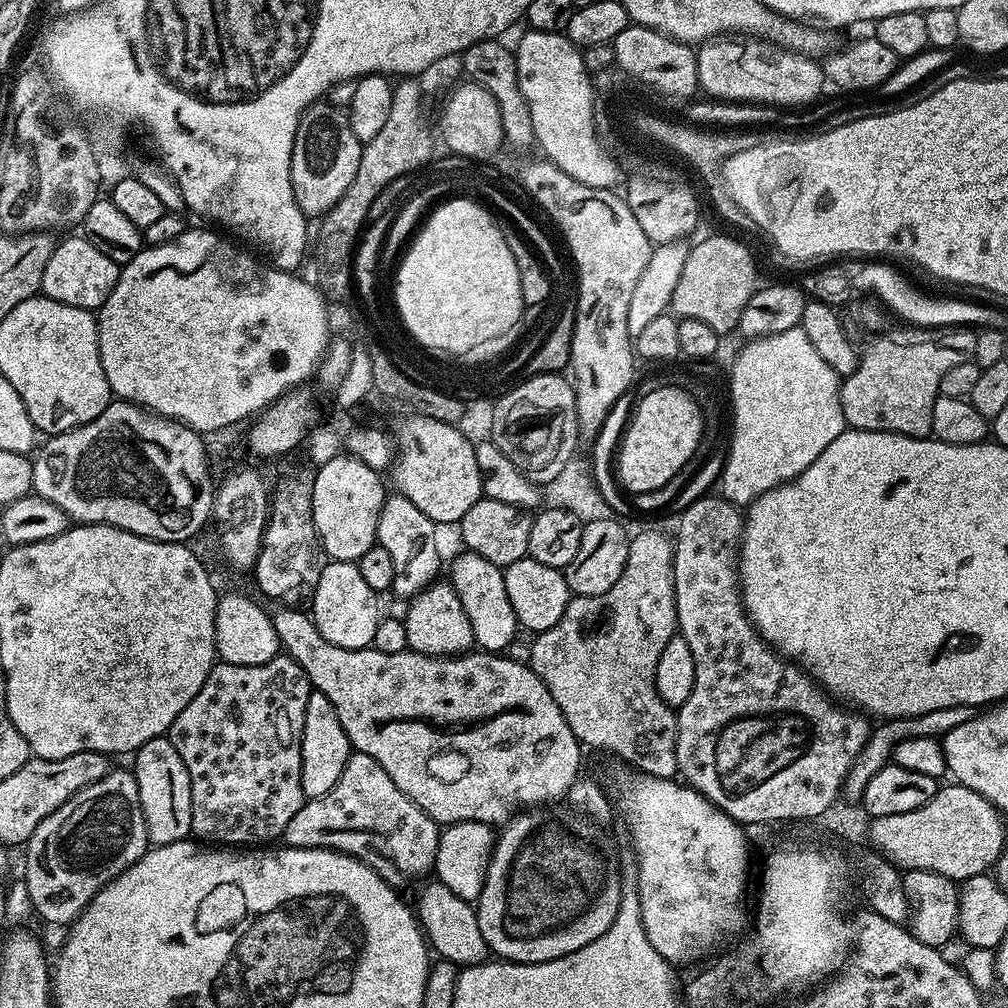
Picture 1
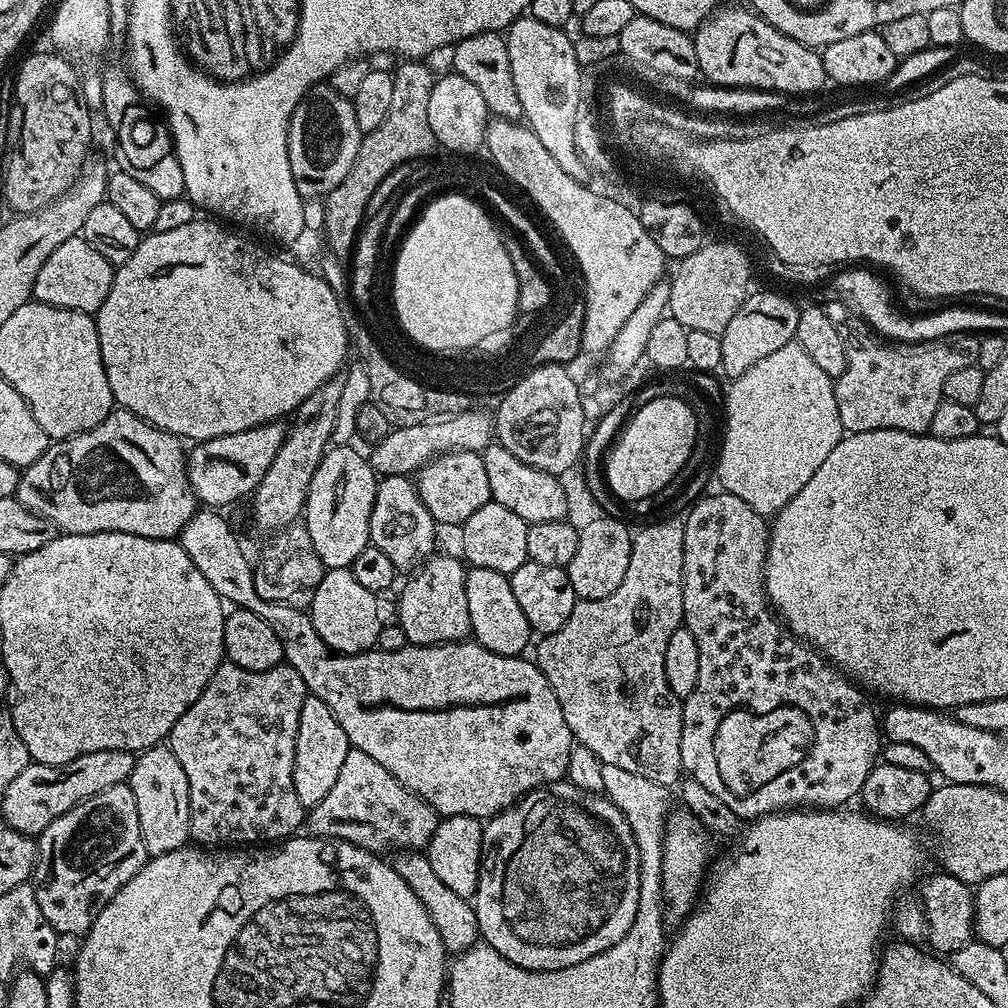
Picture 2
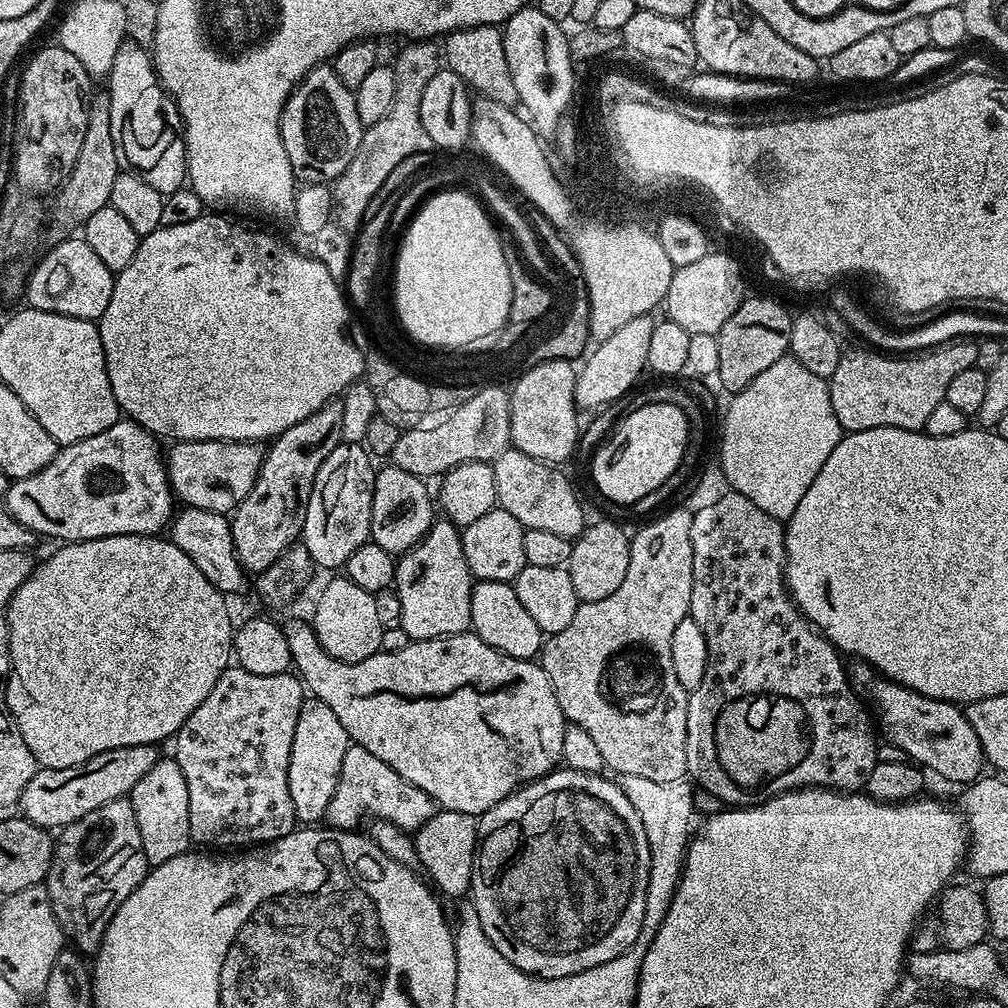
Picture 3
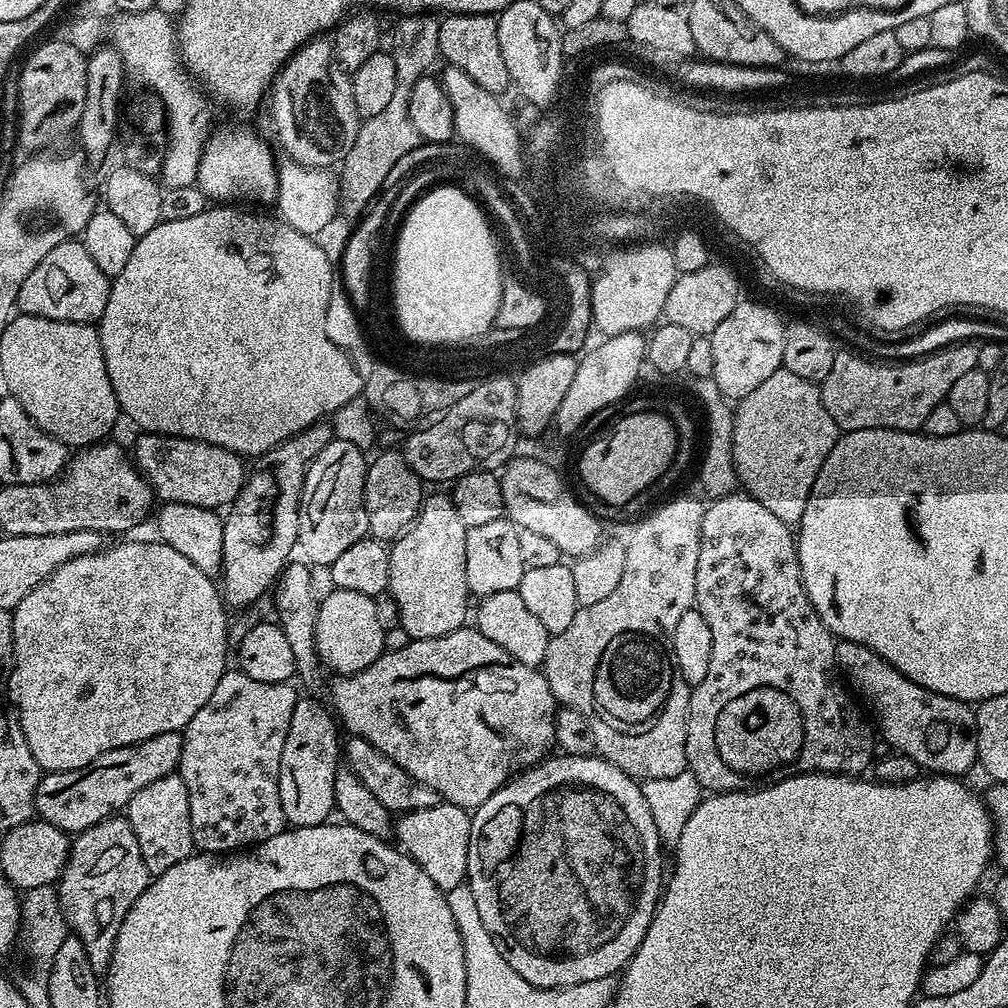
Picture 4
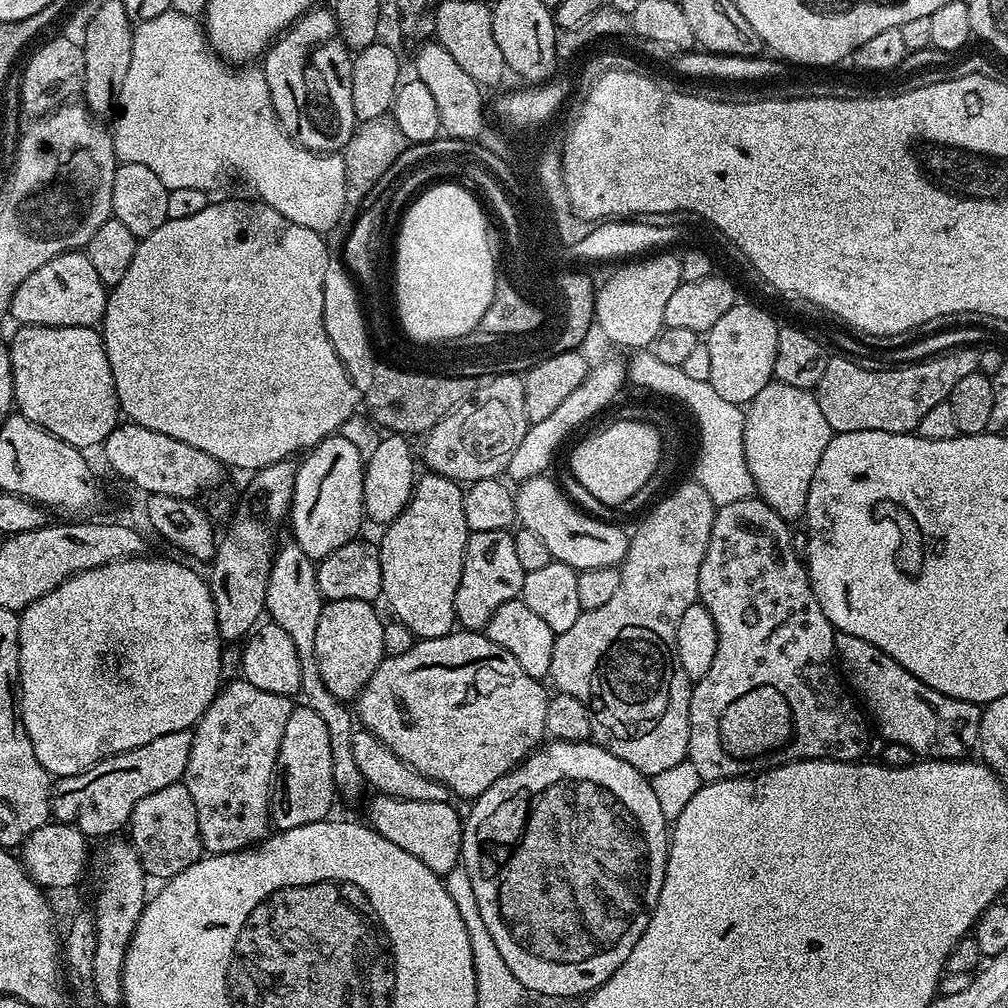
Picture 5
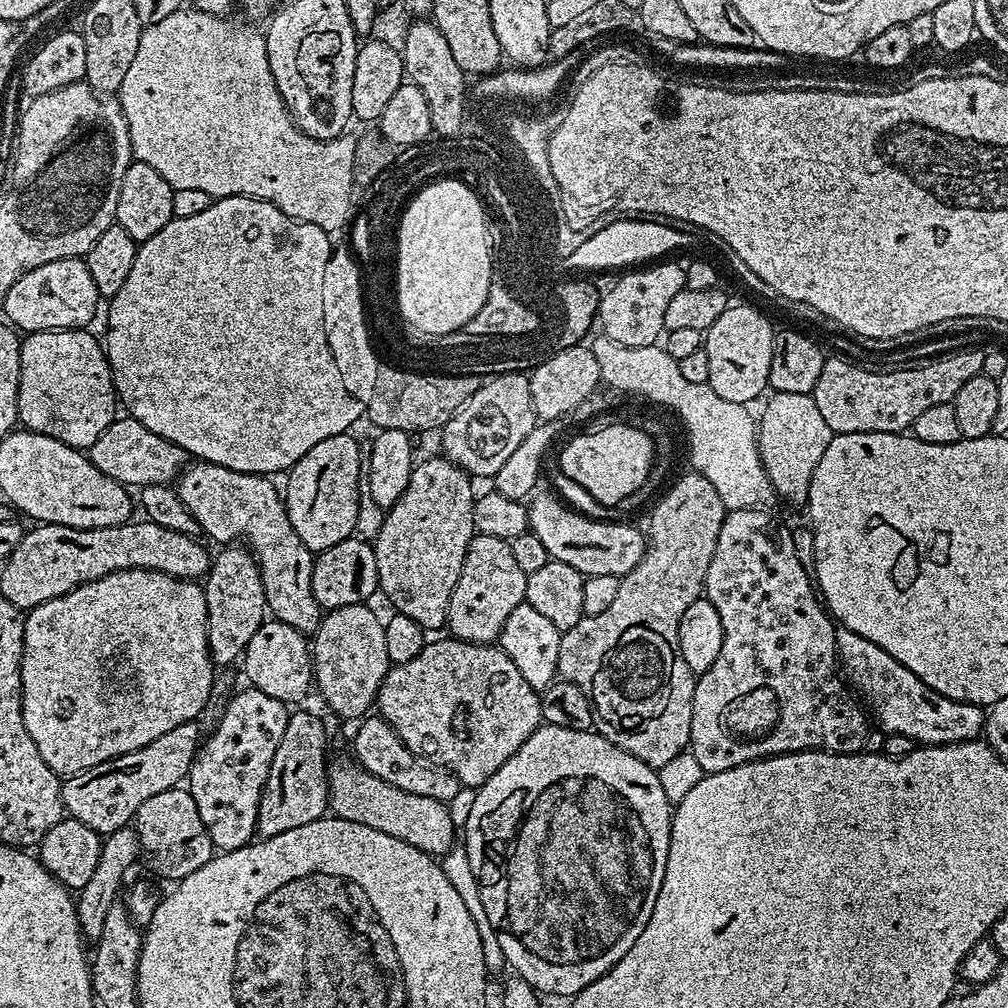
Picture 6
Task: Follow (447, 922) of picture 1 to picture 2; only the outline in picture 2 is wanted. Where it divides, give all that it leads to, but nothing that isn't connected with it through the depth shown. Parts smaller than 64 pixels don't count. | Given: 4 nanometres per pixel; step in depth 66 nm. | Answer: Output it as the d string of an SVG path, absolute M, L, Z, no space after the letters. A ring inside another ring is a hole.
M401 848L390 856L392 869L404 879L406 886L418 894L418 902L426 906L430 914L430 922L434 922L434 930L438 930L438 938L442 940L445 953L459 954L477 943L480 927L476 921L475 907L465 897L454 894L438 874L434 874L434 866L430 866L427 855L415 848Z

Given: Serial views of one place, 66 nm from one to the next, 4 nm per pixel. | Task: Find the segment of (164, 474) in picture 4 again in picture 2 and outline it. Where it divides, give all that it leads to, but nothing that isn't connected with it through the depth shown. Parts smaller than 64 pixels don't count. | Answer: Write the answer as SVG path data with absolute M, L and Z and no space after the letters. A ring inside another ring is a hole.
M280 422L259 424L250 430L238 430L238 434L226 434L218 438L201 440L191 445L186 456L188 481L197 501L212 510L223 509L223 504L251 497L262 482L274 454L284 441L285 425Z

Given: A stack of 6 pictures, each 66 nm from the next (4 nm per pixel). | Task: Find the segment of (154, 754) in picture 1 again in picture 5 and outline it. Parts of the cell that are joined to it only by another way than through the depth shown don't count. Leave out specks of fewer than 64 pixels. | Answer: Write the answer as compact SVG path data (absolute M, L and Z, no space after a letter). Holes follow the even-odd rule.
M184 783L171 784L154 794L146 794L138 806L134 806L127 831L132 831L130 843L138 854L145 873L159 882L167 882L182 874L186 866L198 862L204 852L204 843L198 834L198 810L194 810L194 798Z

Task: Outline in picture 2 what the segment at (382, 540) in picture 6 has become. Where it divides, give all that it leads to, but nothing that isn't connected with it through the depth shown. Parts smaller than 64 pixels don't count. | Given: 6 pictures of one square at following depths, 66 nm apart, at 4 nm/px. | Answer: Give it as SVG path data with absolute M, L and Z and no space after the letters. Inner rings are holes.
M433 554L405 579L409 580L400 592L398 623L409 644L452 644L472 636L466 603L466 568L461 557L456 556Z

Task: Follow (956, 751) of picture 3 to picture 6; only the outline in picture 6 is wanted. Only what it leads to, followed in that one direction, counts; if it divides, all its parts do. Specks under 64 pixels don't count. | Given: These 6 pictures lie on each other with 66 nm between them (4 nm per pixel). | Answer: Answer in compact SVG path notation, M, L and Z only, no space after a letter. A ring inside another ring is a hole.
M837 627L836 659L843 679L859 693L862 700L864 695L863 703L871 719L880 723L881 733L906 734L906 738L914 738L920 746L957 744L981 735L985 718L981 705L951 700L938 694L938 690L930 690L930 686L926 686L922 678L910 674L898 658L890 658L882 646L874 646L874 642L862 638L862 634Z

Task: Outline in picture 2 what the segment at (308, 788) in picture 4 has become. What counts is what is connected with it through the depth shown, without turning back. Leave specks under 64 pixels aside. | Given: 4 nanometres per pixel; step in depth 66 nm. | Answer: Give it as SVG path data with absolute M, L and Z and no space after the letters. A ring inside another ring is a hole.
M308 694L302 702L302 710L298 714L298 734L294 746L294 794L298 794L298 802L306 810L313 808L334 786L342 770L342 762L346 762L349 750L346 730L338 726L338 718L330 714L330 706L322 702L322 698Z

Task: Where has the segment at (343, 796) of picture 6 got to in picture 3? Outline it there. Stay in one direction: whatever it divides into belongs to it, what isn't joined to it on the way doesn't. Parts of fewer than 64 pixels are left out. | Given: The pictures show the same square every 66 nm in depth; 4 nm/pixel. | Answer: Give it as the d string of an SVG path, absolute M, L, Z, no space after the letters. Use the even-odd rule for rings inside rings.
M440 810L414 833L419 867L424 867L428 871L427 879L437 889L440 887L448 896L467 897L469 895L476 857L477 823L477 817L470 814Z

